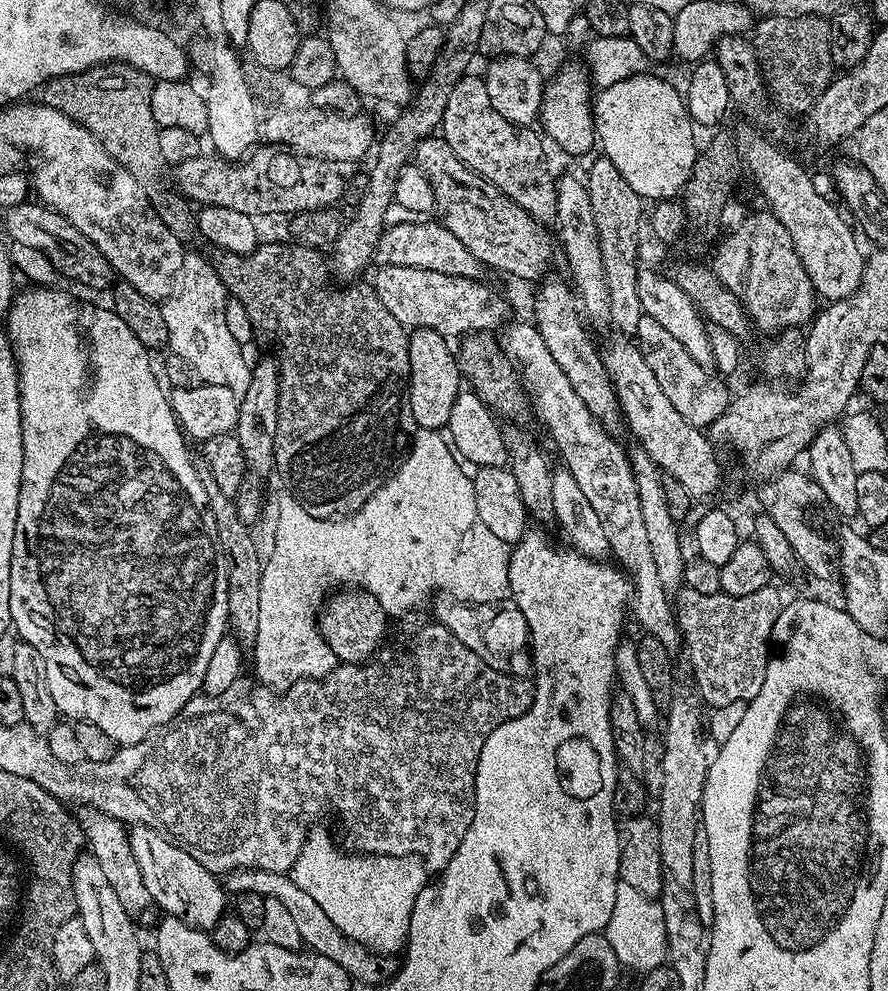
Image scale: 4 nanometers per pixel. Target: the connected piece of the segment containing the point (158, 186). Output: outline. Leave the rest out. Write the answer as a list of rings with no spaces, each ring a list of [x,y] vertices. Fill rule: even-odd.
[[[99,64],[97,68],[45,80],[39,89],[38,100],[90,130],[97,142],[112,155],[113,161],[125,168],[138,186],[142,186],[154,214],[166,222],[167,228],[178,239],[188,242],[198,232],[197,213],[188,199],[173,187],[169,177],[168,180],[164,177],[166,165],[158,150],[161,128],[154,122],[154,114],[150,111],[153,83],[152,77],[141,68],[131,68],[128,64]]]

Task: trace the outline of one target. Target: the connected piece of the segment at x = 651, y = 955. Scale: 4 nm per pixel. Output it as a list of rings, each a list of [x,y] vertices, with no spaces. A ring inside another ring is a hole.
[[[621,882],[614,894],[614,914],[610,914],[606,935],[610,946],[614,946],[614,954],[621,969],[628,971],[629,968],[630,971],[636,972],[635,974],[643,974],[655,968],[665,967],[668,943],[664,906],[659,899],[641,894],[634,890],[634,886],[626,886]]]

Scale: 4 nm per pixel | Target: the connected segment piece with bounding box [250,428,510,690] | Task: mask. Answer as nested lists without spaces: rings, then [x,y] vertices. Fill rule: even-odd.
[[[422,428],[415,433],[414,439],[404,457],[400,461],[400,467],[396,469],[390,479],[370,497],[352,516],[345,516],[334,520],[319,520],[310,514],[296,500],[285,498],[276,508],[276,537],[272,540],[272,553],[267,553],[263,561],[262,570],[262,591],[260,604],[258,605],[258,638],[256,645],[250,649],[250,656],[256,663],[255,679],[273,690],[283,690],[291,684],[296,684],[300,680],[320,680],[324,676],[331,674],[338,661],[336,655],[330,650],[330,646],[324,640],[318,627],[318,613],[325,603],[329,594],[347,586],[349,589],[360,589],[378,598],[378,602],[389,617],[404,616],[415,604],[420,604],[431,592],[436,592],[441,588],[441,593],[455,598],[460,602],[471,602],[473,604],[495,604],[503,601],[509,595],[508,590],[508,557],[510,555],[510,545],[502,542],[495,534],[490,534],[490,530],[483,524],[482,518],[478,518],[478,506],[474,506],[474,486],[472,476],[464,473],[462,465],[456,461],[453,445],[447,439],[440,437],[441,433],[435,428]]]

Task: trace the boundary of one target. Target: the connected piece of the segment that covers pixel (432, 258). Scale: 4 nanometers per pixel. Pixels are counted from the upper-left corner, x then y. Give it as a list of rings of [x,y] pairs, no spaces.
[[[408,218],[405,224],[389,223],[380,235],[380,241],[376,247],[374,257],[377,265],[383,266],[414,266],[422,270],[438,270],[438,274],[450,274],[451,276],[465,276],[471,280],[477,279],[482,272],[479,260],[446,230],[443,224],[433,222],[428,218]]]

